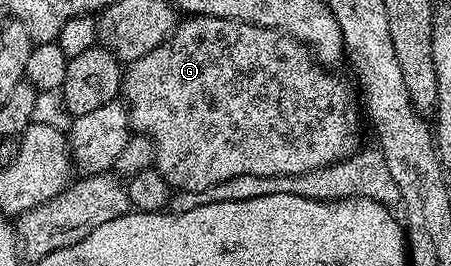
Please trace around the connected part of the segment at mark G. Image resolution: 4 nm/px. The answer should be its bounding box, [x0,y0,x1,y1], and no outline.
[121,17,357,191]

